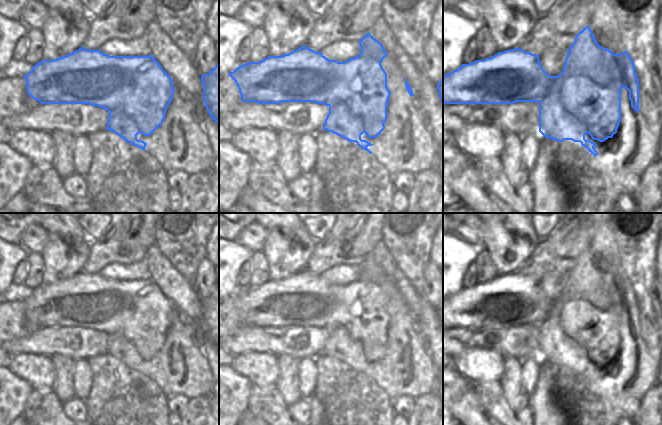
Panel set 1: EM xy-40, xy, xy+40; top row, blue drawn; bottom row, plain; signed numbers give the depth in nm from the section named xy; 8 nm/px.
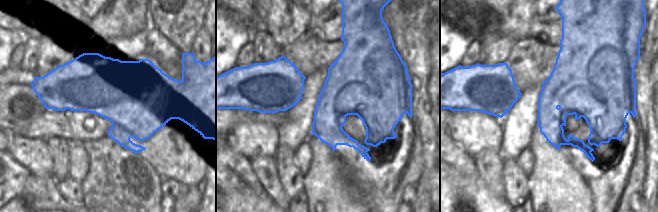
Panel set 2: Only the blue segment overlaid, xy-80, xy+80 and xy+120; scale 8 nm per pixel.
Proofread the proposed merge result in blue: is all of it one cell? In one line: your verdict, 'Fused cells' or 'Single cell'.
Fused cells.

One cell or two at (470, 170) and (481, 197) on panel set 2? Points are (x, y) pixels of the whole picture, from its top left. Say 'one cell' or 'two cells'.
two cells

